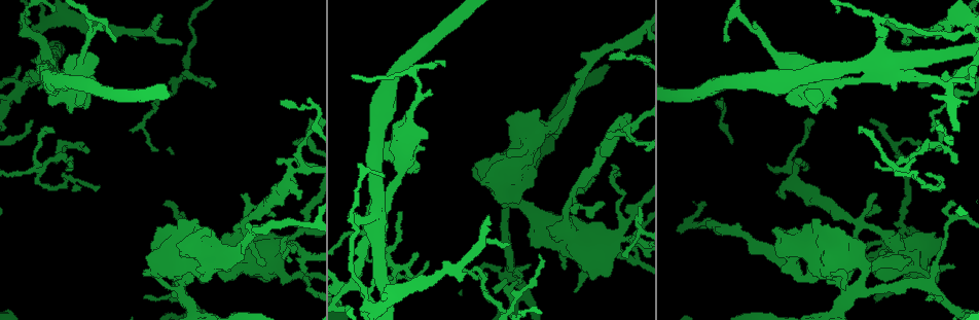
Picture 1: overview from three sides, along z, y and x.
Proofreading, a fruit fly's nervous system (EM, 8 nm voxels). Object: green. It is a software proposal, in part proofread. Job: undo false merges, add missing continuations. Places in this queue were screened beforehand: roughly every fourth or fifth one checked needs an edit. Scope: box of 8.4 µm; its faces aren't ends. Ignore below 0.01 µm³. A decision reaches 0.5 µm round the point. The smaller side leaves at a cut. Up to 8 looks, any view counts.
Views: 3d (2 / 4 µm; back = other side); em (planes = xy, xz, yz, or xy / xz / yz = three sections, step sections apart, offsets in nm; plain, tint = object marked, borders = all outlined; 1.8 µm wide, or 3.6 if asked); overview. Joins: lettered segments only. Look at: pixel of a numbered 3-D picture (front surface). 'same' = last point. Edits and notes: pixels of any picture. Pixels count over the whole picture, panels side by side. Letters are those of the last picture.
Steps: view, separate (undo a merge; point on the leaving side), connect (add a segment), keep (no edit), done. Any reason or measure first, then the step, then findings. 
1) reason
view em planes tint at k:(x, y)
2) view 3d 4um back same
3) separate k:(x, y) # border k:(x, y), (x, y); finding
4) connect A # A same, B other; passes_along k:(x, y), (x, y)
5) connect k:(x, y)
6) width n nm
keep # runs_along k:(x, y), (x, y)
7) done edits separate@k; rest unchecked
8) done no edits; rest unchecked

calibre changes
view em 3.6um xz step 4 tint at 1:(276, 246)

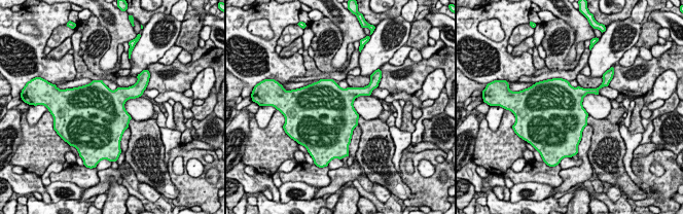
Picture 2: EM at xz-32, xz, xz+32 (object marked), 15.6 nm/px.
view em 3.6um yz step 8 borders same

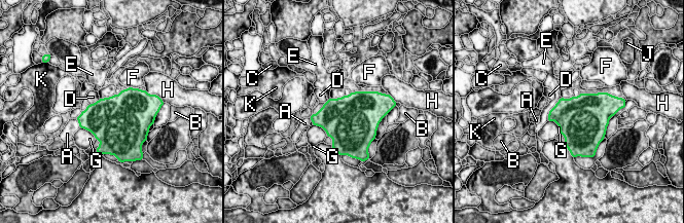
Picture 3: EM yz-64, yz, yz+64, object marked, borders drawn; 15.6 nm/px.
longest_contact E 440 nm
keep # A other, B other, C other, D other, E other, F other, G other, H other, J other, K other; continuous, no second neuron

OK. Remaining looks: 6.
small branch off a trunk
view em planes borders at 1:(794, 174)

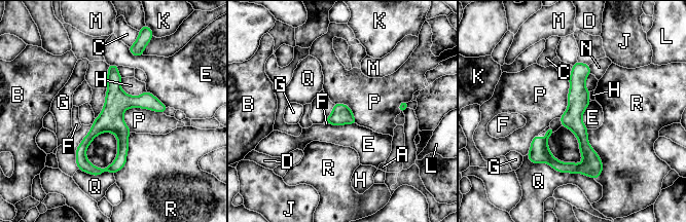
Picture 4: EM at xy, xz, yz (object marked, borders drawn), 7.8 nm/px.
width 160 nm
keep # A other, B other, C other, D other, E other, F other, G other, H other, J other, K other, L other, M other, N other, P other, Q other, R other; runs_along 4:(578, 65), (577, 127), (594, 173); continuous, no second neuron

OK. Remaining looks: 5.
calibre changes
view em xy step 4 tint at 1:(417, 284)

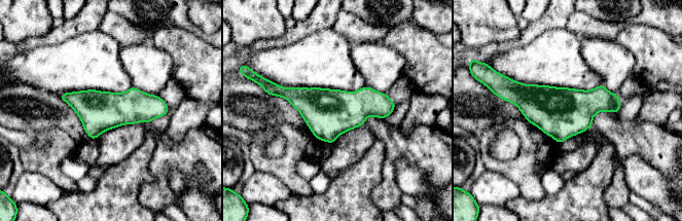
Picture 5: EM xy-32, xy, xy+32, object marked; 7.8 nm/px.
view em planes borders same

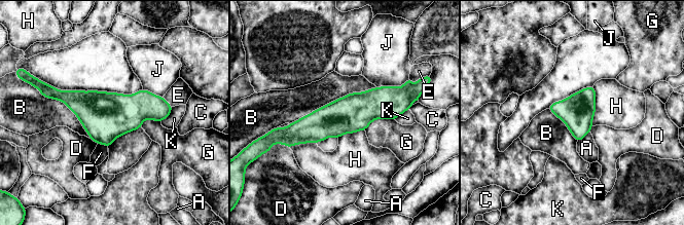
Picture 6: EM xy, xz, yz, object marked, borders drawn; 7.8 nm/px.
longest_contact B 750 nm
keep # A other, B other, C other, D other, E other, F other, G other, H other, J other, K other; runs_along 6:(405, 104), (371, 104), (285, 130); one neuron here

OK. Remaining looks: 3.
done no edits; rest unchecked

